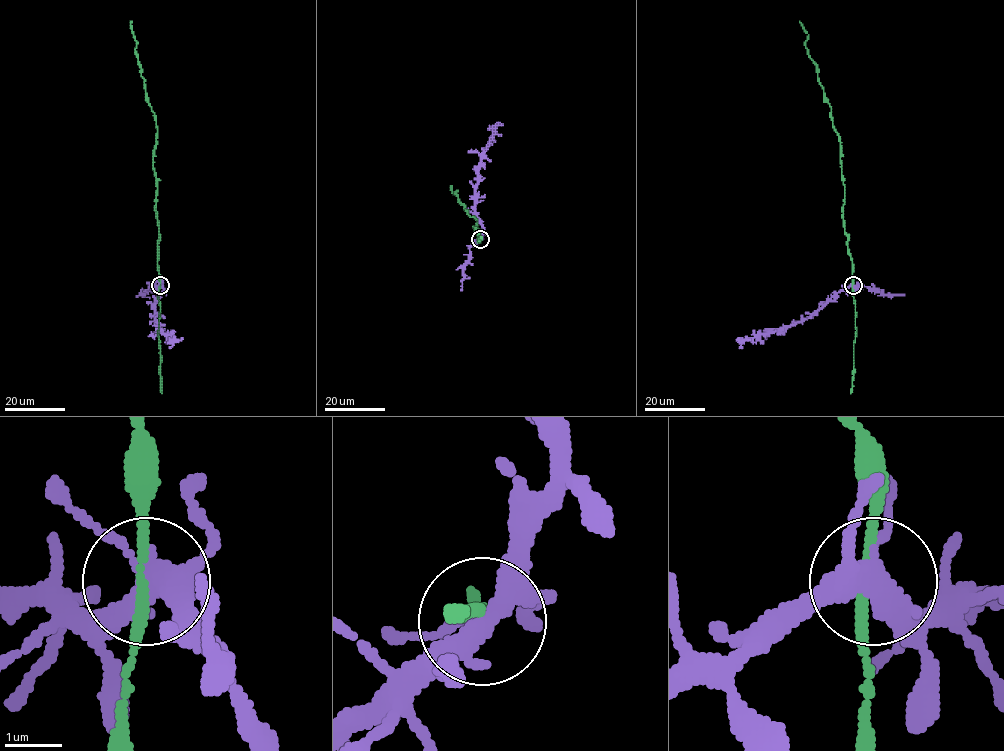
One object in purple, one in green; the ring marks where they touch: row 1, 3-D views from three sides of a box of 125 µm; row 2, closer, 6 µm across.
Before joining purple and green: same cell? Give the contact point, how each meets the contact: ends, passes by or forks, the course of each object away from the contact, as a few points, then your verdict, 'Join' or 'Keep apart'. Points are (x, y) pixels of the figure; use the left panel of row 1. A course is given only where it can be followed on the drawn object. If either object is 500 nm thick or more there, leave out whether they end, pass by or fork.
Place: (160, 285). At the ring purple forks. At the ring green passes by. Course of purple: (160, 285), (163, 290), (155, 302), (155, 320), (169, 338), (178, 341), (183, 337). Course of green: (160, 285), (159, 231), (154, 209), (157, 185), (153, 167), (156, 119), (148, 102), (130, 20). Keep apart

